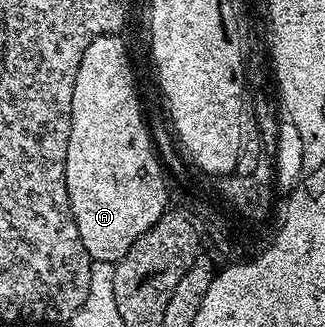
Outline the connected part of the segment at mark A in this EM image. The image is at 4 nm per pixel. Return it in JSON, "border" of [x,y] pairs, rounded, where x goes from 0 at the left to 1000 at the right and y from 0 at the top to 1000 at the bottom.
{"border":[[[326,110],[255,159],[255,196],[231,232],[200,517],[212,621],[255,758],[286,801],[351,807],[508,657],[526,618],[526,593],[520,606],[508,584],[511,523],[477,456],[449,339],[434,339],[428,251],[378,119]]]}

